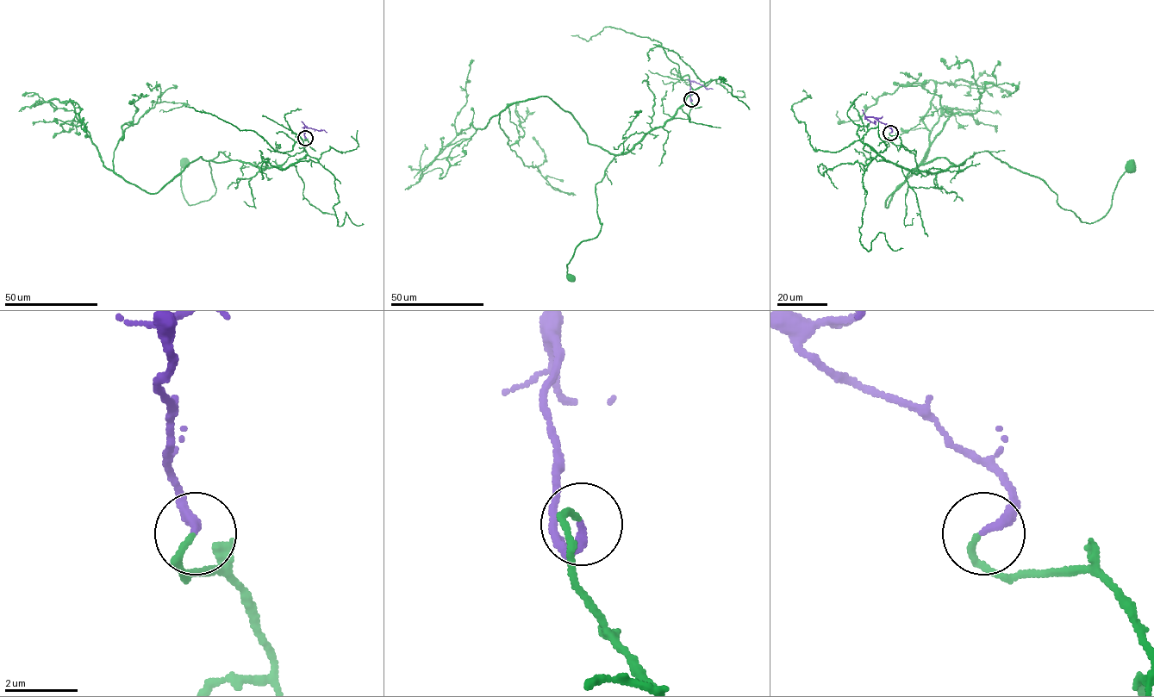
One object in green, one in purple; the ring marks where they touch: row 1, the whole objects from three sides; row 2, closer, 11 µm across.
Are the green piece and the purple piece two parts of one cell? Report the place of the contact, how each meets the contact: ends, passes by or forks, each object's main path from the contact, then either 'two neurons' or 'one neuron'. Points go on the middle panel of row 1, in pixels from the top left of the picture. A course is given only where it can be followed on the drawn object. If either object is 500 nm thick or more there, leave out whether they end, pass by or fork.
place (691, 99); green ends; purple ends; course green (691, 99), (695, 108), (686, 119), (652, 129), (609, 163), (595, 185), (599, 233), (576, 246), (570, 277); course purple (691, 99), (691, 81), (713, 89); one neuron

